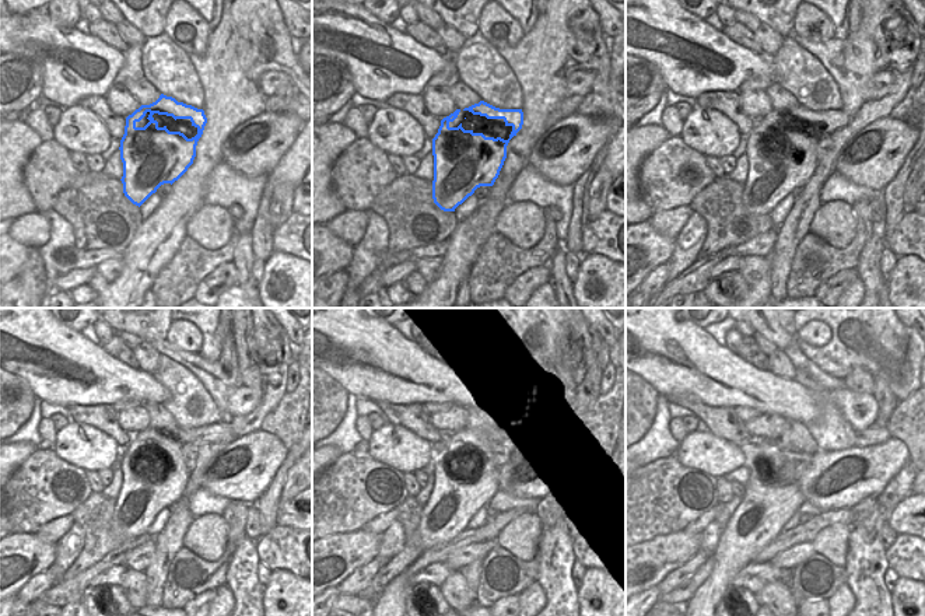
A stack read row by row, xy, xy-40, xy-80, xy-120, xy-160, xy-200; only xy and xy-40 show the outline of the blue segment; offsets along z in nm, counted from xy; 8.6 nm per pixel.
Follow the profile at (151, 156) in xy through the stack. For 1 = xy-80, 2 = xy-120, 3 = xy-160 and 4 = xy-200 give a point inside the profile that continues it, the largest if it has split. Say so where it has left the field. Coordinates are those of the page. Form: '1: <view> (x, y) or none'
1: xy-80 (770, 179)
2: xy-120 (143, 493)
3: xy-160 (452, 503)
4: xy-200 (760, 517)

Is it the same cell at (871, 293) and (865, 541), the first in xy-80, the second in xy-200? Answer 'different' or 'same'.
same

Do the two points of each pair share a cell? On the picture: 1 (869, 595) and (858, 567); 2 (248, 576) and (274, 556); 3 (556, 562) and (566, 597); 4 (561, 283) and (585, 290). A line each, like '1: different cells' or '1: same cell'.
1: same cell
2: different cells
3: same cell
4: different cells

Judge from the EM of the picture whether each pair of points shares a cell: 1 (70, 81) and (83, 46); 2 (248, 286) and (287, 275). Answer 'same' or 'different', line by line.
1: same
2: different

